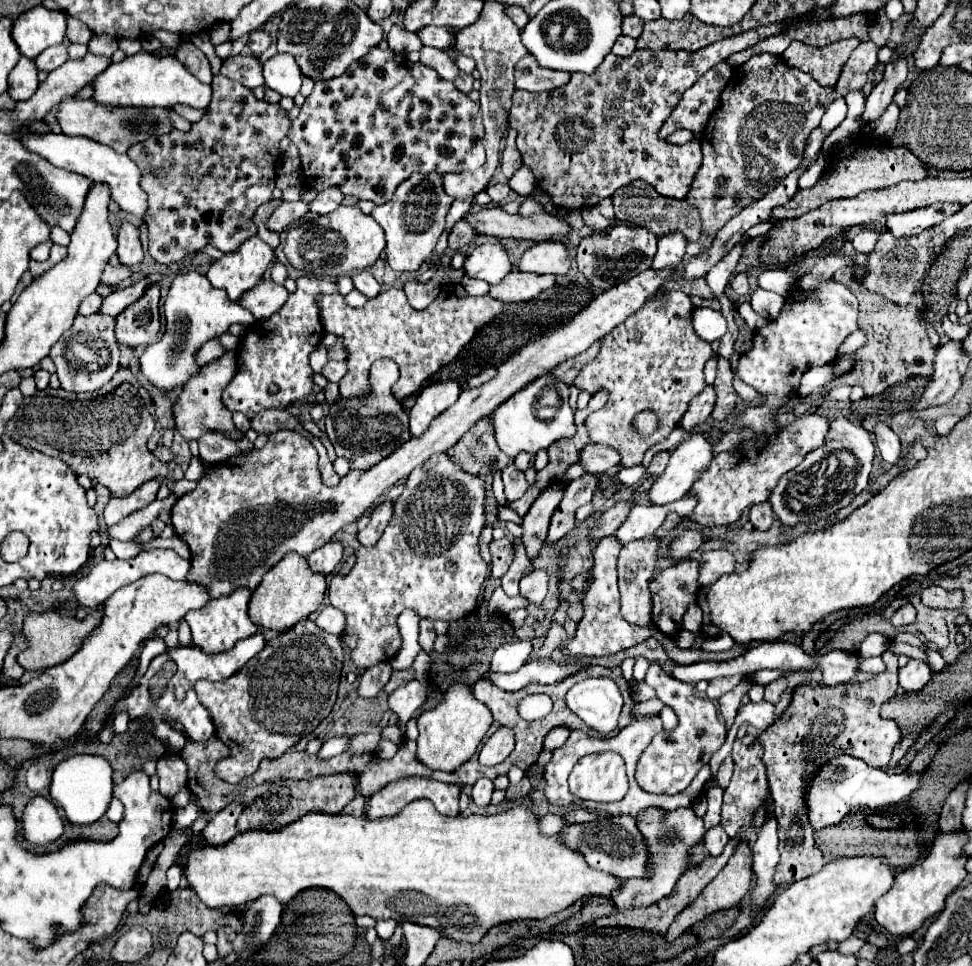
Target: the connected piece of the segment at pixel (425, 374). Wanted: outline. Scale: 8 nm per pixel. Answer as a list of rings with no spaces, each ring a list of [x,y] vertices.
[[[460,284],[444,286],[438,298],[424,310],[414,310],[402,288],[382,290],[376,298],[368,300],[362,308],[350,308],[340,294],[316,296],[320,308],[320,322],[326,332],[342,336],[344,350],[348,352],[348,372],[338,382],[342,398],[364,398],[370,394],[368,372],[378,358],[390,358],[400,368],[400,380],[392,386],[396,400],[412,396],[420,390],[424,380],[436,374],[442,366],[452,362],[458,352],[474,338],[476,330],[494,320],[502,312],[502,302],[490,296],[468,296]]]

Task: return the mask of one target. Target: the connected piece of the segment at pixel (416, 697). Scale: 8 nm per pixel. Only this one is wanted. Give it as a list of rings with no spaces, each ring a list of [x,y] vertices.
[[[410,680],[408,684],[400,686],[398,690],[394,690],[390,694],[390,710],[396,712],[398,716],[398,726],[402,728],[402,732],[406,730],[406,724],[408,720],[412,718],[412,712],[422,706],[428,698],[428,692],[426,692],[426,682],[420,682],[420,680]]]

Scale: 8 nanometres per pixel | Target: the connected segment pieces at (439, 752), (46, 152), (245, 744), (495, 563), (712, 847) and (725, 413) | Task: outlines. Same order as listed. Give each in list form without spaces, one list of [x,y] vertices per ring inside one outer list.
[[[454,684],[444,694],[444,704],[436,706],[430,712],[424,712],[418,718],[418,750],[416,756],[422,764],[426,764],[430,770],[442,770],[442,772],[456,772],[464,762],[472,758],[478,744],[482,742],[484,734],[488,732],[492,724],[492,714],[488,708],[472,696],[470,686]]]
[[[50,132],[48,136],[40,136],[40,134],[20,136],[20,140],[24,140],[24,146],[32,148],[32,152],[38,152],[40,156],[48,158],[56,168],[64,168],[68,172],[82,174],[82,176],[90,178],[92,182],[106,184],[112,200],[124,212],[130,212],[136,218],[144,218],[148,198],[146,198],[146,192],[142,192],[142,188],[140,188],[140,170],[130,160],[130,156],[118,154],[108,146],[96,144],[96,142],[92,142],[88,138],[80,138],[80,136],[66,136],[66,134],[52,134]]]
[[[306,618],[306,620],[300,620],[288,632],[282,632],[276,638],[268,640],[264,650],[258,652],[234,676],[220,680],[220,682],[200,680],[194,686],[198,700],[210,712],[214,726],[216,726],[216,736],[230,748],[230,756],[216,764],[214,774],[224,782],[238,784],[240,780],[244,780],[256,772],[260,760],[280,758],[300,738],[314,732],[314,728],[332,712],[332,706],[334,706],[336,694],[338,694],[342,664],[344,664],[342,640],[334,634],[324,632],[312,620]]]
[[[508,538],[492,540],[490,542],[490,552],[492,552],[492,562],[490,562],[492,578],[502,578],[506,574],[506,570],[510,568],[512,558],[514,558],[512,542]]]
[[[716,826],[716,828],[712,828],[712,832],[706,832],[704,842],[706,842],[706,848],[708,848],[710,856],[720,856],[726,842],[728,842],[728,834],[724,832],[724,828]]]
[[[724,358],[718,360],[718,376],[716,376],[714,388],[716,388],[716,404],[710,416],[712,420],[720,422],[720,420],[726,420],[730,414],[734,414],[738,406],[738,396],[734,394],[734,388],[732,388],[732,370],[728,360]]]

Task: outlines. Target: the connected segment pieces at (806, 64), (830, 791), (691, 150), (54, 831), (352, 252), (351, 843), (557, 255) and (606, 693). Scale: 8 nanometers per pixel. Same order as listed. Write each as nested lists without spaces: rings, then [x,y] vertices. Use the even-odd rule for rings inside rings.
[[[842,40],[830,44],[826,48],[808,48],[806,44],[792,42],[788,52],[784,52],[784,62],[792,68],[800,68],[802,72],[814,76],[820,86],[834,86],[840,78],[842,66],[848,60],[850,52],[860,44],[860,40]]]
[[[838,754],[832,764],[824,764],[820,772],[812,778],[812,786],[808,790],[808,816],[812,830],[820,830],[826,826],[838,824],[846,814],[858,808],[878,810],[888,804],[906,802],[910,794],[920,786],[922,774],[886,774],[880,768],[872,768],[862,760],[852,756]]]
[[[770,24],[734,38],[730,36],[728,40],[718,40],[718,44],[710,44],[700,52],[636,50],[628,58],[608,54],[600,68],[596,68],[592,74],[574,72],[566,86],[560,86],[552,92],[532,94],[516,90],[512,96],[508,124],[518,132],[516,148],[522,156],[522,164],[534,172],[538,186],[552,198],[554,206],[566,210],[596,206],[596,200],[610,198],[618,188],[628,186],[634,180],[648,182],[656,188],[658,194],[664,194],[668,198],[686,198],[690,184],[702,164],[701,143],[693,139],[688,144],[674,146],[658,140],[656,132],[670,116],[670,112],[678,106],[684,90],[688,90],[700,76],[704,76],[718,62],[724,62],[730,54],[754,46],[764,36],[772,36],[772,32],[780,32],[780,28],[776,28],[776,24]]]
[[[34,796],[32,800],[28,800],[21,820],[24,839],[36,846],[56,842],[64,834],[62,816],[58,814],[56,806],[42,796]]]
[[[340,206],[328,216],[318,216],[312,222],[304,222],[288,230],[284,254],[296,270],[304,270],[310,276],[336,280],[338,276],[346,276],[352,270],[374,266],[384,248],[384,232],[376,220],[372,220],[372,216],[362,214],[358,206]]]
[[[416,800],[400,816],[384,820],[346,814],[308,814],[280,832],[238,834],[220,848],[206,846],[190,852],[184,874],[190,888],[212,908],[242,906],[266,894],[286,904],[300,890],[326,888],[336,892],[354,916],[372,916],[376,920],[394,918],[396,922],[408,920],[436,928],[442,936],[456,942],[470,944],[478,944],[492,926],[514,920],[542,920],[586,896],[612,898],[622,886],[622,878],[590,868],[584,854],[568,848],[558,836],[540,834],[538,816],[524,806],[514,806],[494,816],[474,814],[448,818],[440,816],[430,800]]]
[[[548,242],[548,244],[534,244],[528,248],[518,264],[520,272],[534,272],[534,274],[554,274],[562,276],[570,270],[570,258],[566,246],[562,242]]]
[[[586,678],[566,692],[566,706],[594,732],[606,736],[620,716],[622,696],[610,678]]]

